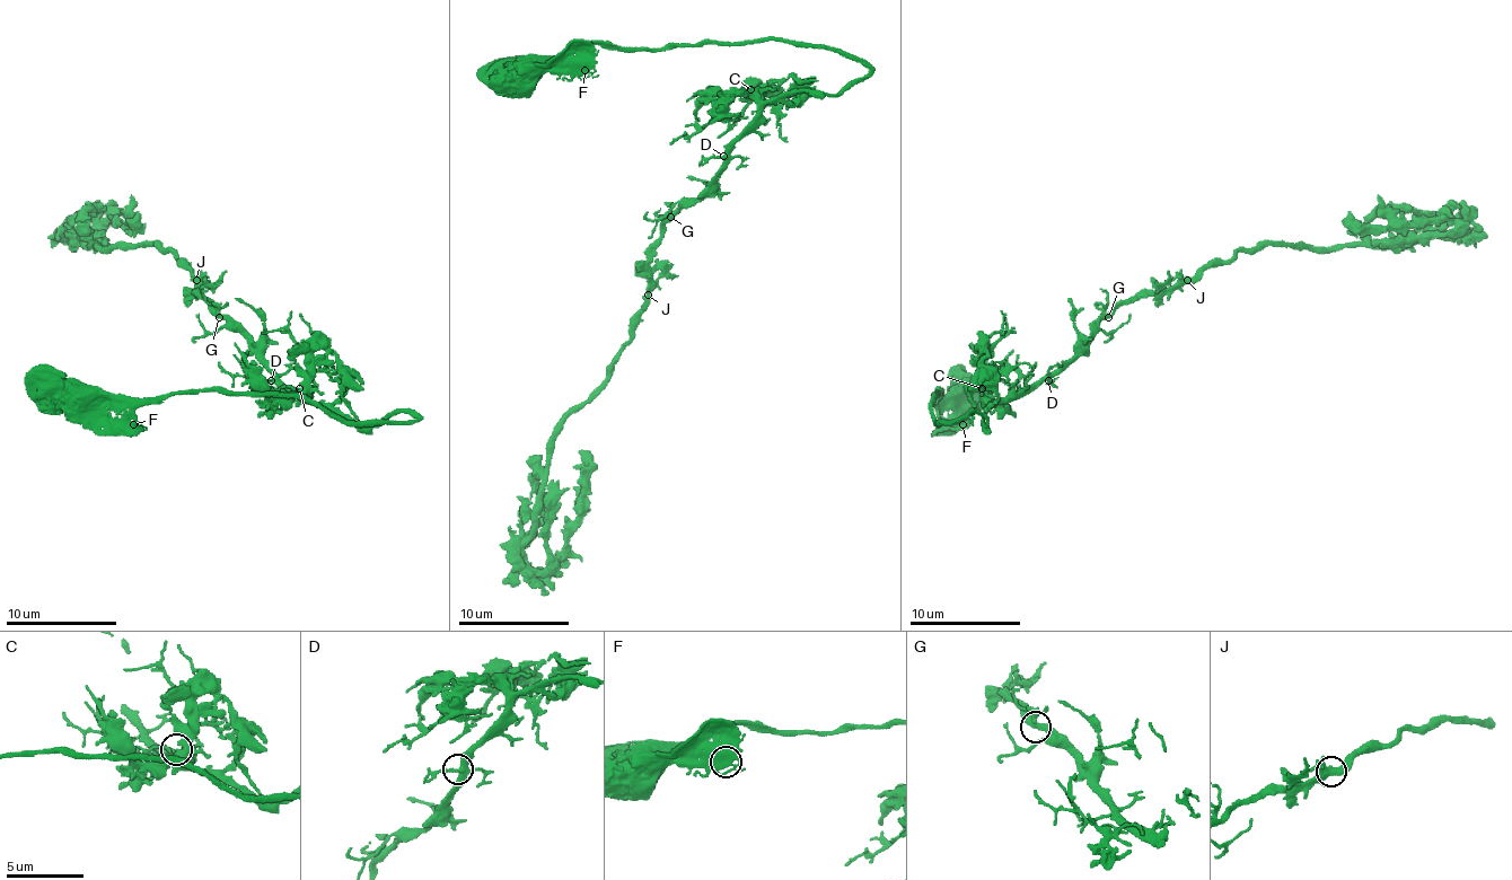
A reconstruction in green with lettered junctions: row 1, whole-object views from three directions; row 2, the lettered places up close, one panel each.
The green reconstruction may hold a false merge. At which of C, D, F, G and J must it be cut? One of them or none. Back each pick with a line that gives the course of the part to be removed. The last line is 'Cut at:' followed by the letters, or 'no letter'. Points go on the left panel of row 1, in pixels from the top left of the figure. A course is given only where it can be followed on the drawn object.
Cut at: no letter

